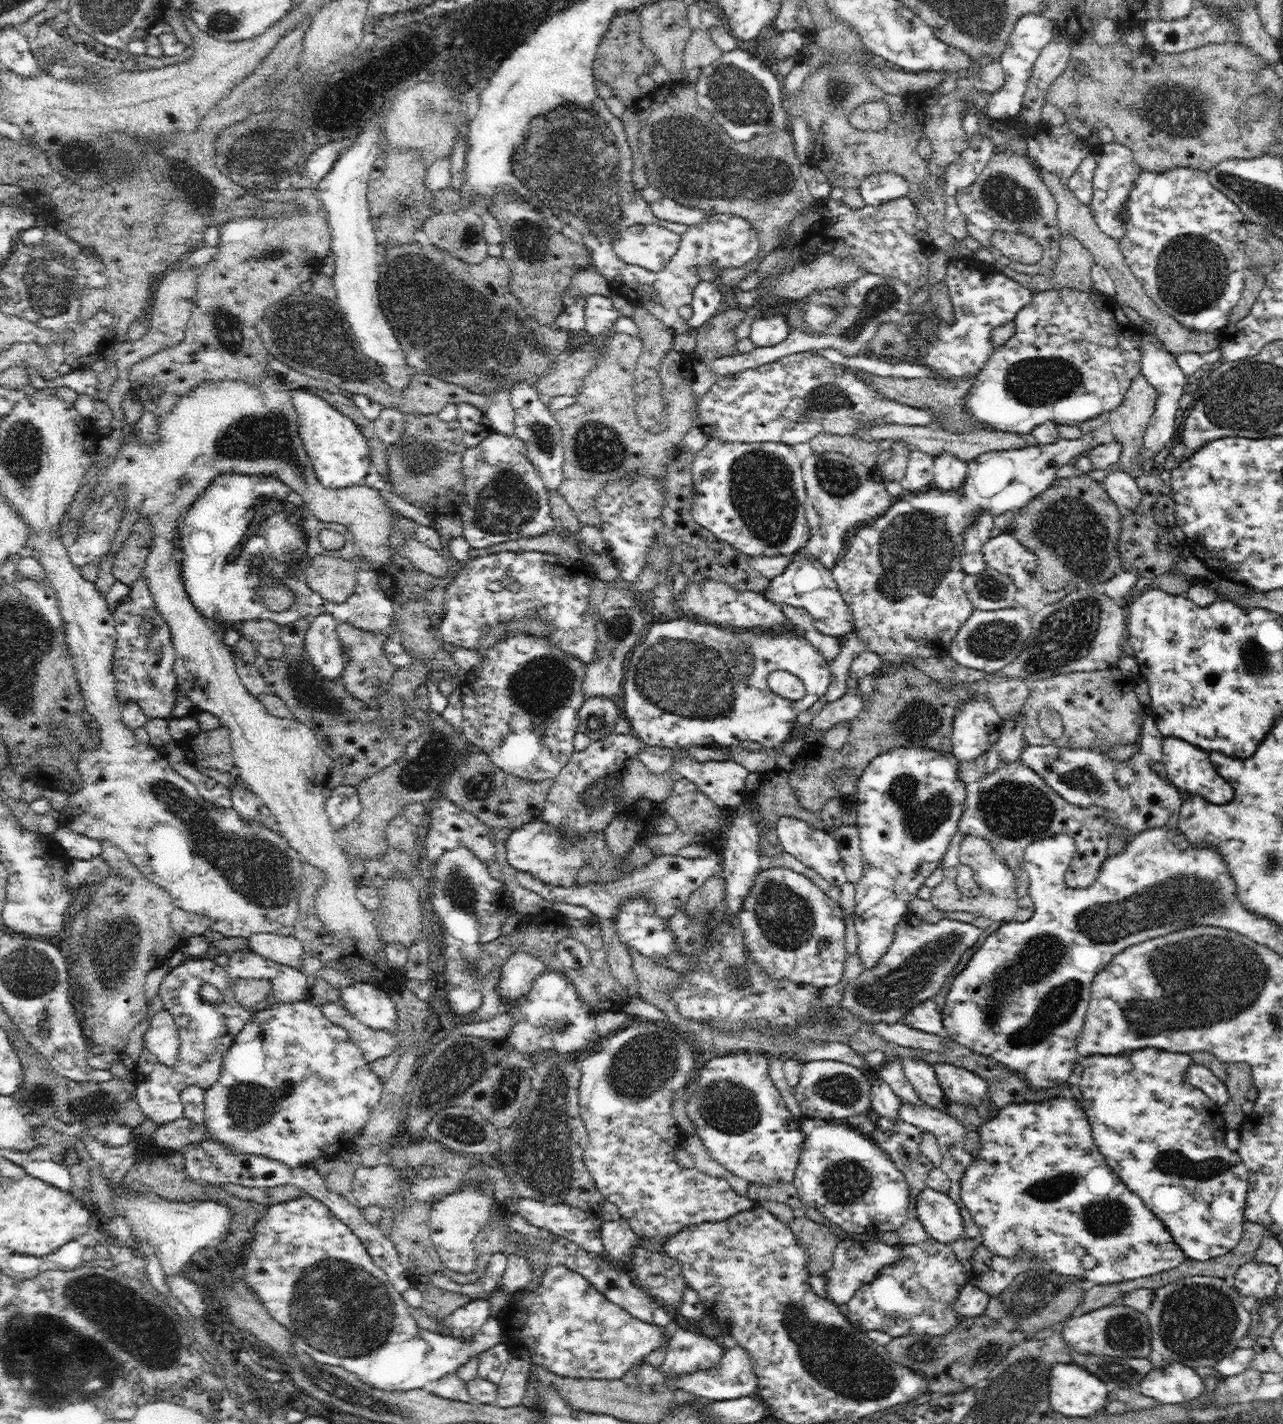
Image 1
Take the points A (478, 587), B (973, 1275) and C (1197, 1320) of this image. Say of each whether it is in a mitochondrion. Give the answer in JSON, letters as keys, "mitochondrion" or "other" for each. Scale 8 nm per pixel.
{"A":"other","B":"other","C":"mitochondrion"}

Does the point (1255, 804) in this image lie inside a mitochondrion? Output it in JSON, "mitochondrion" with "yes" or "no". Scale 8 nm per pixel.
{"mitochondrion":"no"}

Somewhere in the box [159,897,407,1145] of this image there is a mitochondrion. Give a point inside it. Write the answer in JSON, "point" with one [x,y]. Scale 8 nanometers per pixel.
{"point":[249,1105]}

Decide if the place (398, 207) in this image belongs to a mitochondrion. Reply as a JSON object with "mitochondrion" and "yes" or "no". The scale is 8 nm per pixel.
{"mitochondrion":"no"}

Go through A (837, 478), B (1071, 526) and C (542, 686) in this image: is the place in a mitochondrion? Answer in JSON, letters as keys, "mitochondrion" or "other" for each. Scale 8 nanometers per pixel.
{"A":"mitochondrion","B":"mitochondrion","C":"mitochondrion"}

